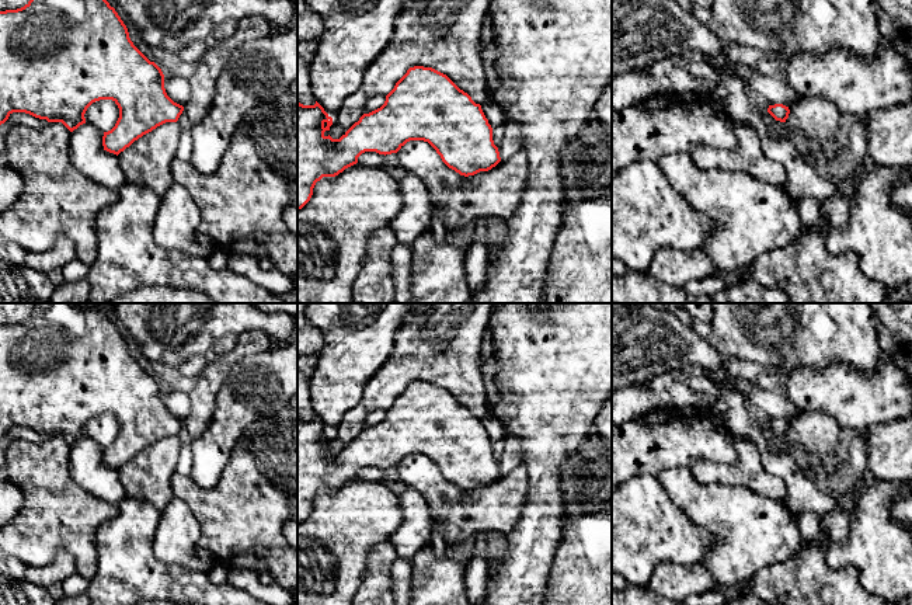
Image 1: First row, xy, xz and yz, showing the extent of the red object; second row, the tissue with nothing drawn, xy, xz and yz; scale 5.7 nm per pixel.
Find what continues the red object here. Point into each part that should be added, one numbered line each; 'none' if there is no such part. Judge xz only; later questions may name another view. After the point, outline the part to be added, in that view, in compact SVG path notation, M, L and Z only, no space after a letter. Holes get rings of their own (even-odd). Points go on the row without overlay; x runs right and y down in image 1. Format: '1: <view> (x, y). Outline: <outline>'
none

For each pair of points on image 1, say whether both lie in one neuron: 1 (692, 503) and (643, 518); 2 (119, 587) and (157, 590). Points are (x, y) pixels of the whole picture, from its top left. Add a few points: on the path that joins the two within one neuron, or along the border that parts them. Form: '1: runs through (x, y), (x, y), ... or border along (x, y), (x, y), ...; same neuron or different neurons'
1: border along (658, 482), (671, 500), (703, 529); different neurons
2: runs through (129, 587), (148, 587); same neuron

